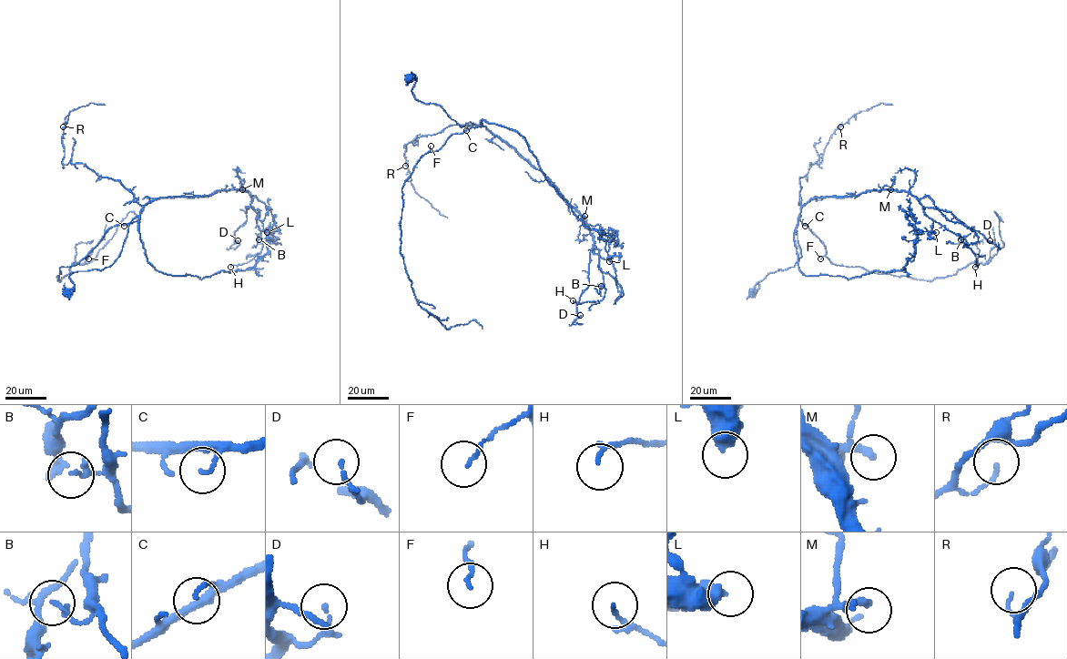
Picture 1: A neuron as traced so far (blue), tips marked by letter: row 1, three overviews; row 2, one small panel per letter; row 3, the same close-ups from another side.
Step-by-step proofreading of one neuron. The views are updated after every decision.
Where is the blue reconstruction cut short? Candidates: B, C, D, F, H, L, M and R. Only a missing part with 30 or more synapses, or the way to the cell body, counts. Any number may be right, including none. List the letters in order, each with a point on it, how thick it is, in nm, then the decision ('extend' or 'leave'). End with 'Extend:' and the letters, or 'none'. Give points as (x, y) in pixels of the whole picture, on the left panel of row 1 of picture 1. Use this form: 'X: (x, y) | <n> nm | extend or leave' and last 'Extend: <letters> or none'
B: (259, 239) | 180 nm | leave
C: (124, 226) | 110 nm | leave
D: (238, 240) | 120 nm | leave
F: (88, 258) | 110 nm | leave
H: (230, 267) | 90 nm | leave
L: (267, 232) | 500 nm | extend
M: (242, 189) | 150 nm | leave
R: (63, 126) | 90 nm | leave
Extend: L

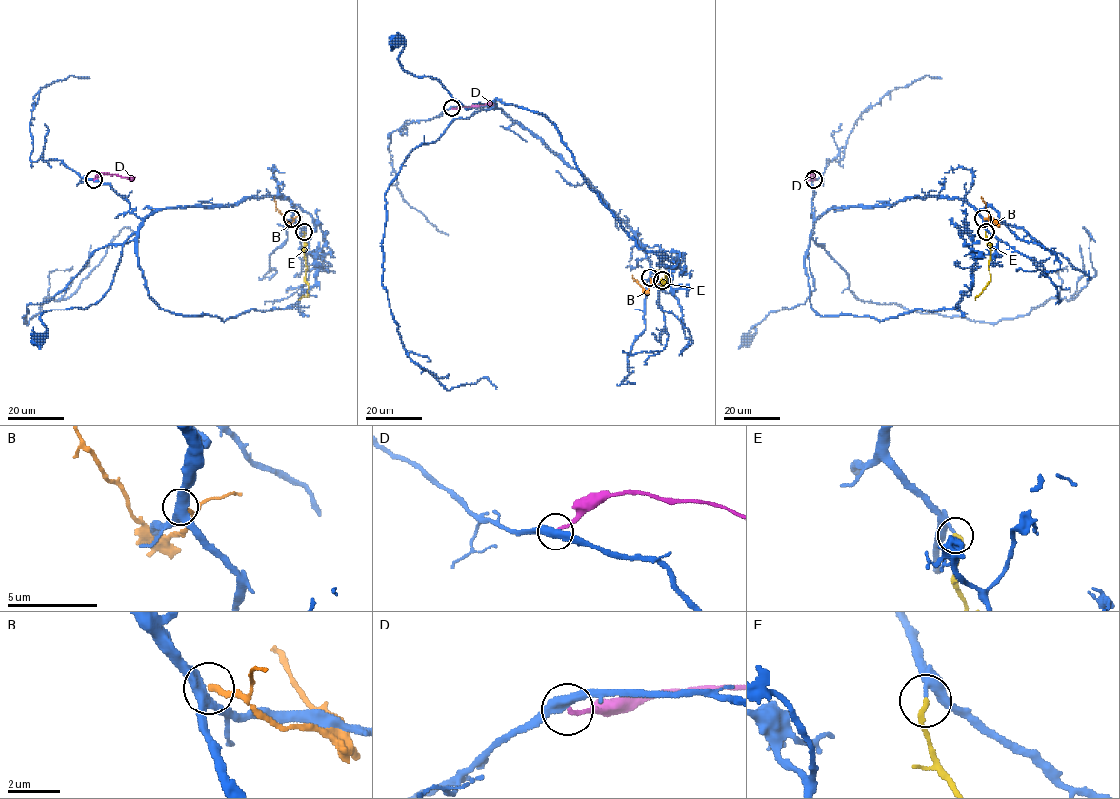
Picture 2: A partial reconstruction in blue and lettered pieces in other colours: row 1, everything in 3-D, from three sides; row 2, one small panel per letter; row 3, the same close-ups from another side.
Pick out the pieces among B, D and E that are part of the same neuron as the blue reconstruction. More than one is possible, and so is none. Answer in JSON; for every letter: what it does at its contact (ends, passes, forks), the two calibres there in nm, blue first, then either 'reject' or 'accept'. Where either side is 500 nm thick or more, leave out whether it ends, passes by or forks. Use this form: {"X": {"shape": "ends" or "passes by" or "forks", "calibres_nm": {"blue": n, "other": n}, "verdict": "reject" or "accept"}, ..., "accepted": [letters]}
{"B": {"shape": "ends", "calibres_nm": {"blue": 400, "other": 200}, "verdict": "reject"}, "D": {"shape": "ends", "calibres_nm": {"blue": 440, "other": 140}, "verdict": "reject"}, "E": {"shape": "ends", "calibres_nm": {"blue": 240, "other": 200}, "verdict": "accept"}, "accepted": ["E"]}

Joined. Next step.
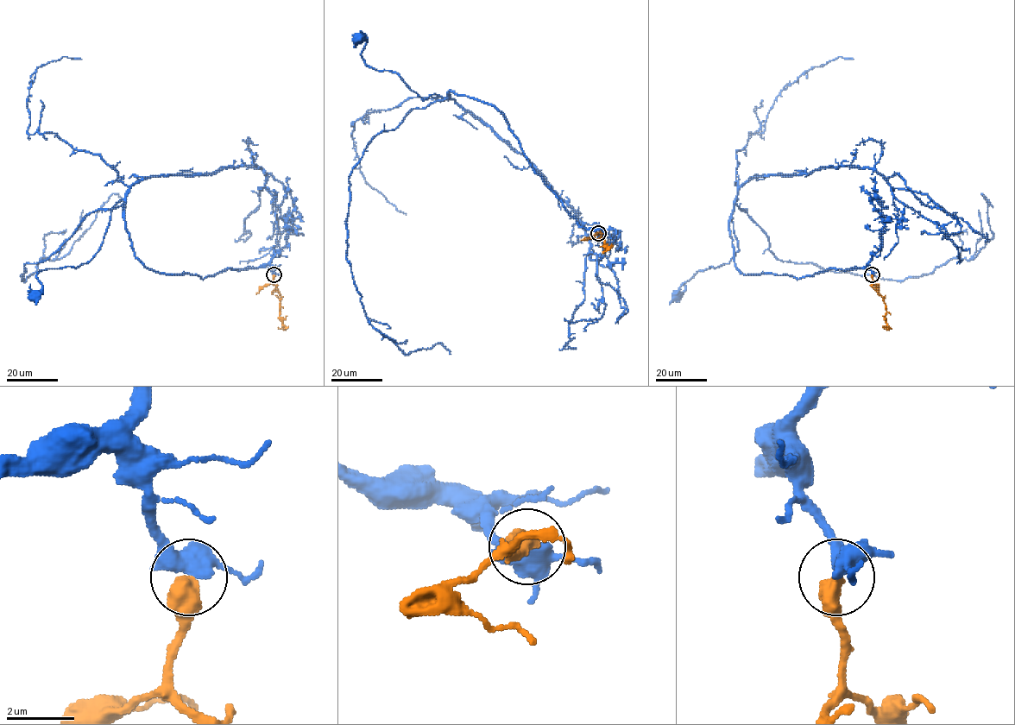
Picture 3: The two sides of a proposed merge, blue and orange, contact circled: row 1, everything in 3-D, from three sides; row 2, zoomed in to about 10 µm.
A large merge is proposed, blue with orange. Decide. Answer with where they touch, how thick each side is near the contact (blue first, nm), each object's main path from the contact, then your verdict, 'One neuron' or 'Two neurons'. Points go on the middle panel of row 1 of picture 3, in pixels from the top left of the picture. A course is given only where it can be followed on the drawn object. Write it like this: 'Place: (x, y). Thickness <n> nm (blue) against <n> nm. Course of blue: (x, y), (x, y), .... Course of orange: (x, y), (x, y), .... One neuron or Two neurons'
Place: (598, 233). Thickness 480 nm (blue) against 550 nm. Course of blue: (598, 233), (580, 225), (494, 107), (450, 90), (423, 100), (365, 63), (358, 39). Course of orange: (598, 233), (607, 248), (602, 252). One neuron

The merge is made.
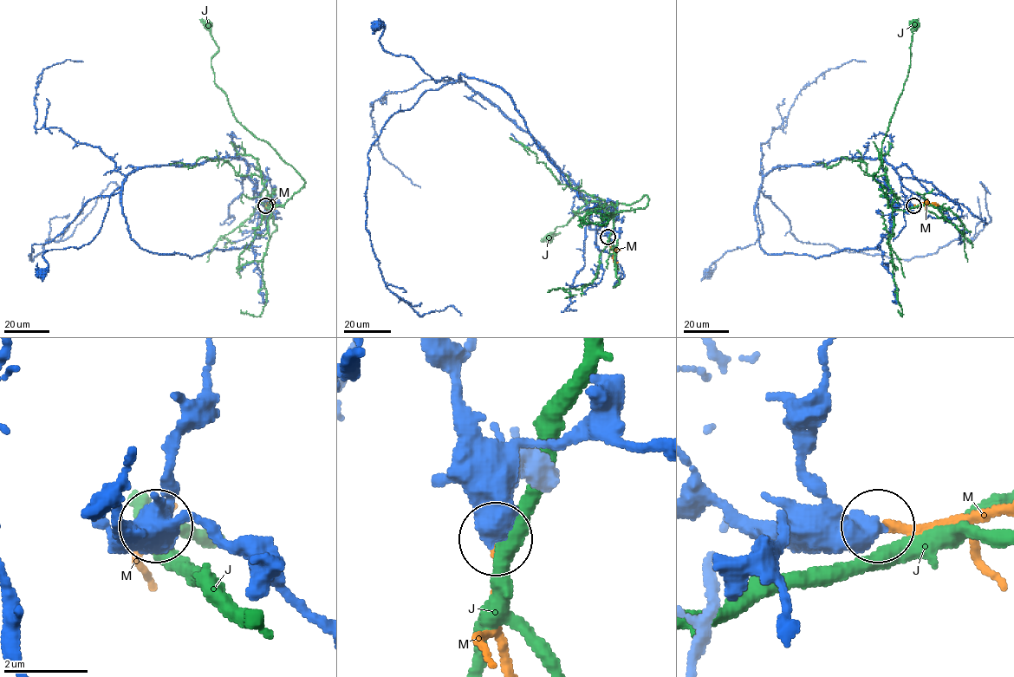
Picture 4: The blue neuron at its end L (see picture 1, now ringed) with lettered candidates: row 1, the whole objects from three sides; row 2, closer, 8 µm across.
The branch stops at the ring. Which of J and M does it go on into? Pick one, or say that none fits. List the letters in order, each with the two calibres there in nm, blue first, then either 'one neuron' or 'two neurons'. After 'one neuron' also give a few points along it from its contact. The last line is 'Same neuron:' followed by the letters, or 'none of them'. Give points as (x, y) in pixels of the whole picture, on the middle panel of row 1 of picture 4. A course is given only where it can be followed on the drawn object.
J: 650/400 nm | two neurons
M: 650/220 nm | one neuron | via (607, 237), (613, 259), (617, 263)
Same neuron: M

